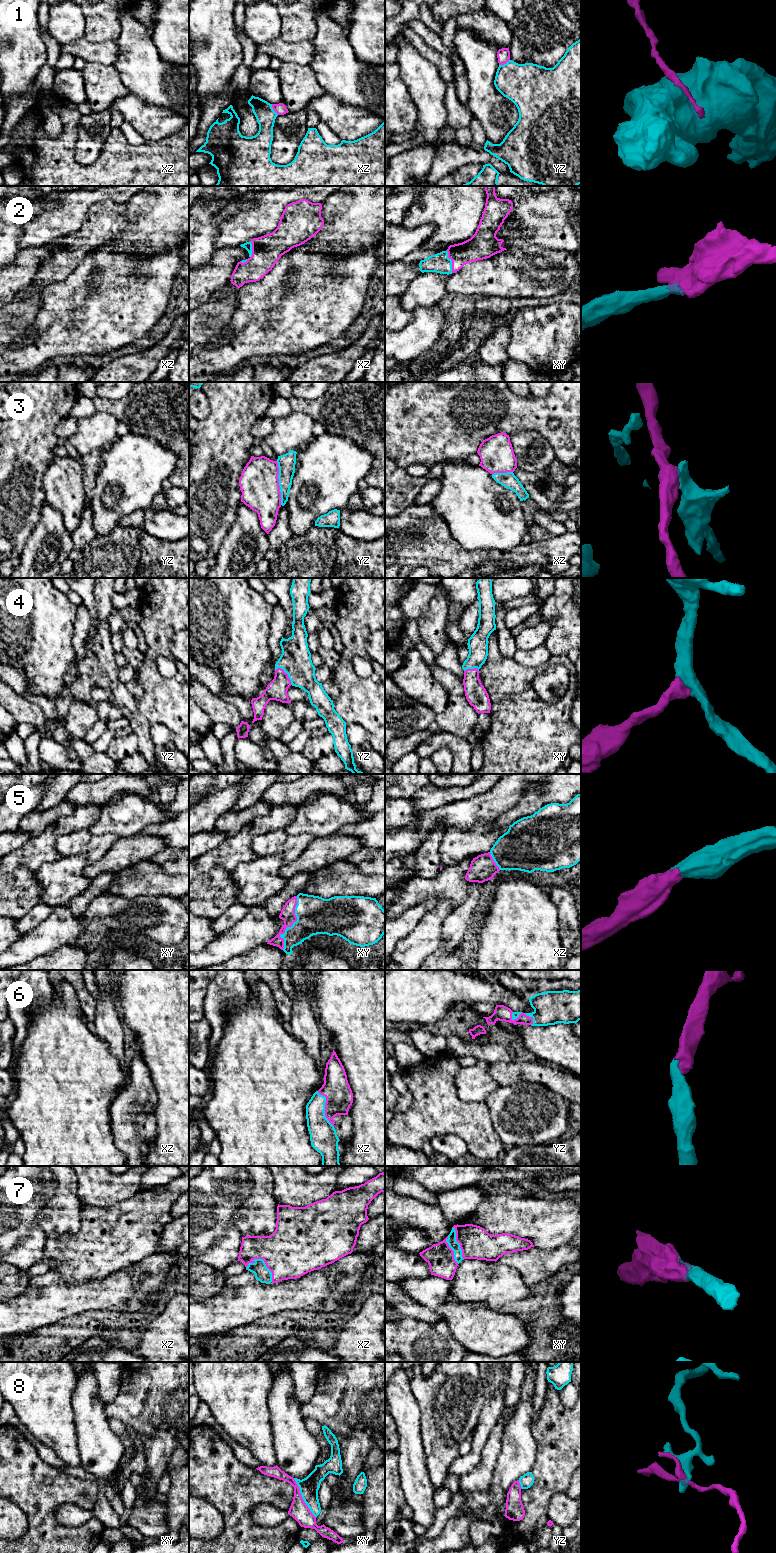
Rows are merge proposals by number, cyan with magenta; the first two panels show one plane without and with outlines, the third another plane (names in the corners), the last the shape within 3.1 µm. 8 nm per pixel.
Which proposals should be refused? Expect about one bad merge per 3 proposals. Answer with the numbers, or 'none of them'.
1, 3, 8

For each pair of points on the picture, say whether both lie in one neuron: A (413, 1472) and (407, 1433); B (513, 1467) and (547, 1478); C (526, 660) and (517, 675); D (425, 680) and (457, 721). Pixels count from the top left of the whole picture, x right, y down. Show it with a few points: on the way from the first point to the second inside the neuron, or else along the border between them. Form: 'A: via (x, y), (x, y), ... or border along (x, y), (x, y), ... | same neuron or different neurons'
A: via (412, 1462), (410, 1443) | same neuron
B: border along (538, 1448), (531, 1471) | different neurons
C: border along (512, 658), (525, 666), (541, 666), (546, 663) | different neurons
D: border along (439, 683), (446, 690), (447, 704), (436, 715) | different neurons

